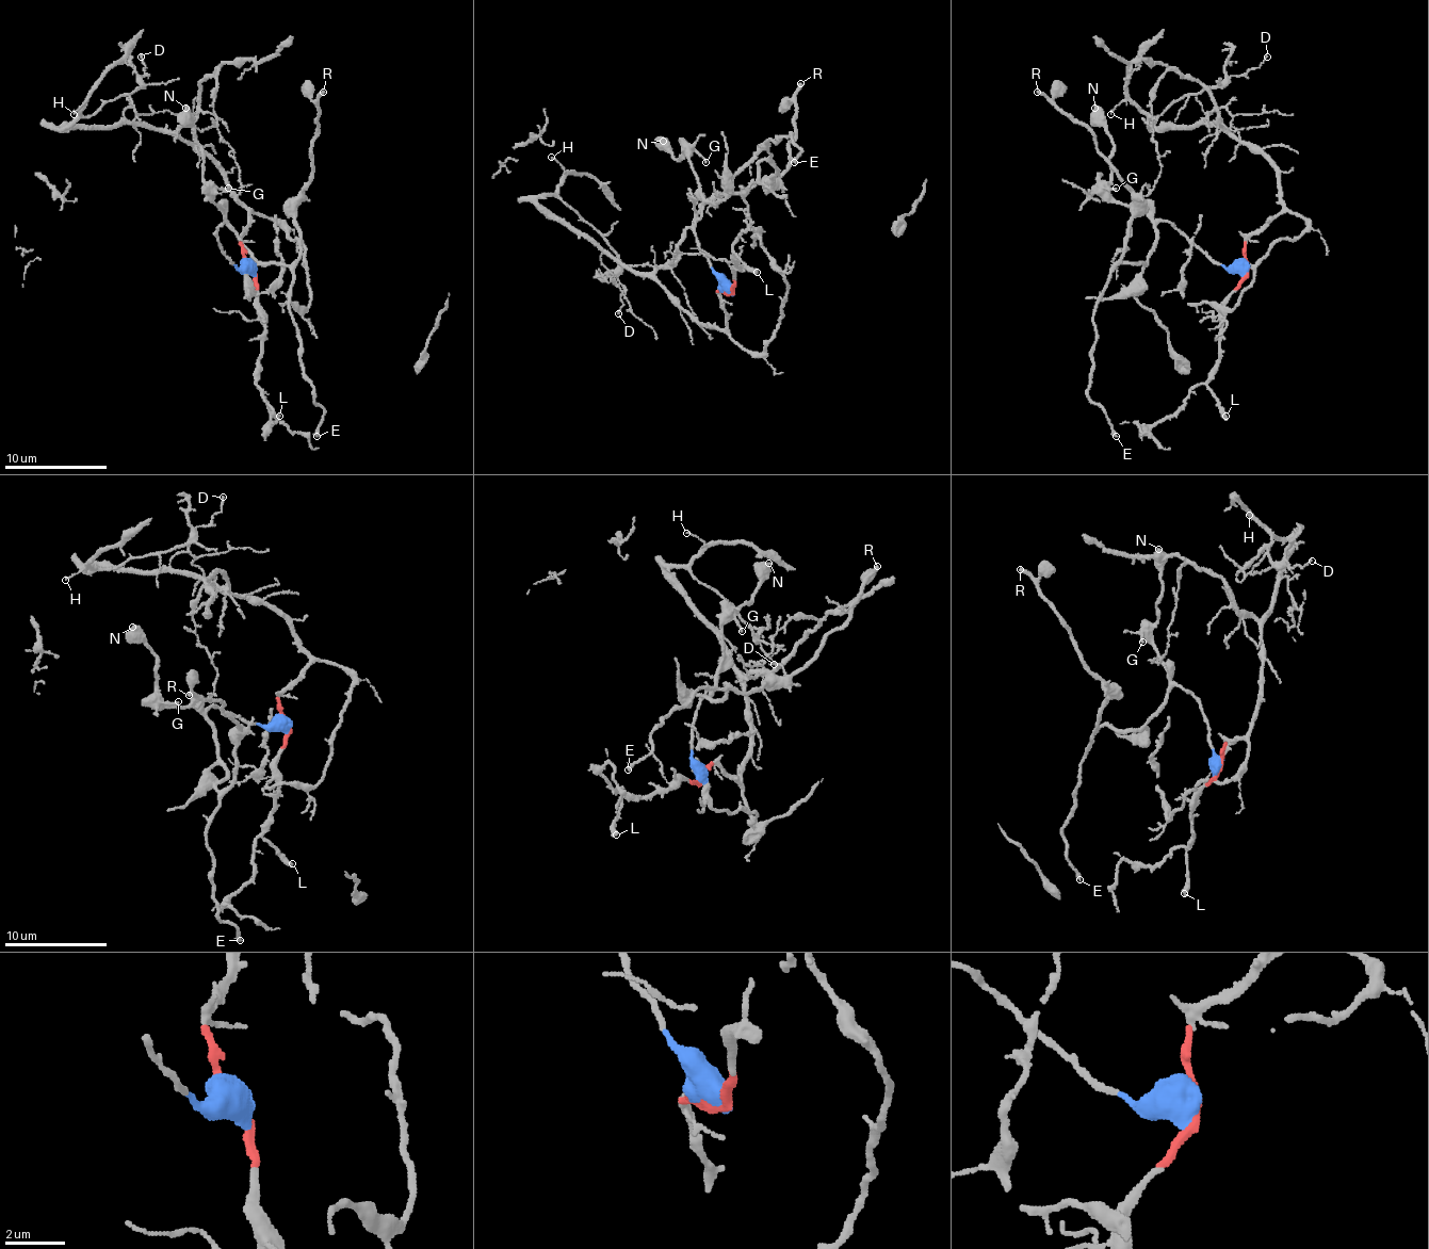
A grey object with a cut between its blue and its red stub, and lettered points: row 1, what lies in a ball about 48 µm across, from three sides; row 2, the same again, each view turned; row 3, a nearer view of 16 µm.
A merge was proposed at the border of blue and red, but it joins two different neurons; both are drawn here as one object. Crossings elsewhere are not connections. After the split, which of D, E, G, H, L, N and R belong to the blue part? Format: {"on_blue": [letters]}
{"on_blue": ["E", "G", "N", "R"]}

